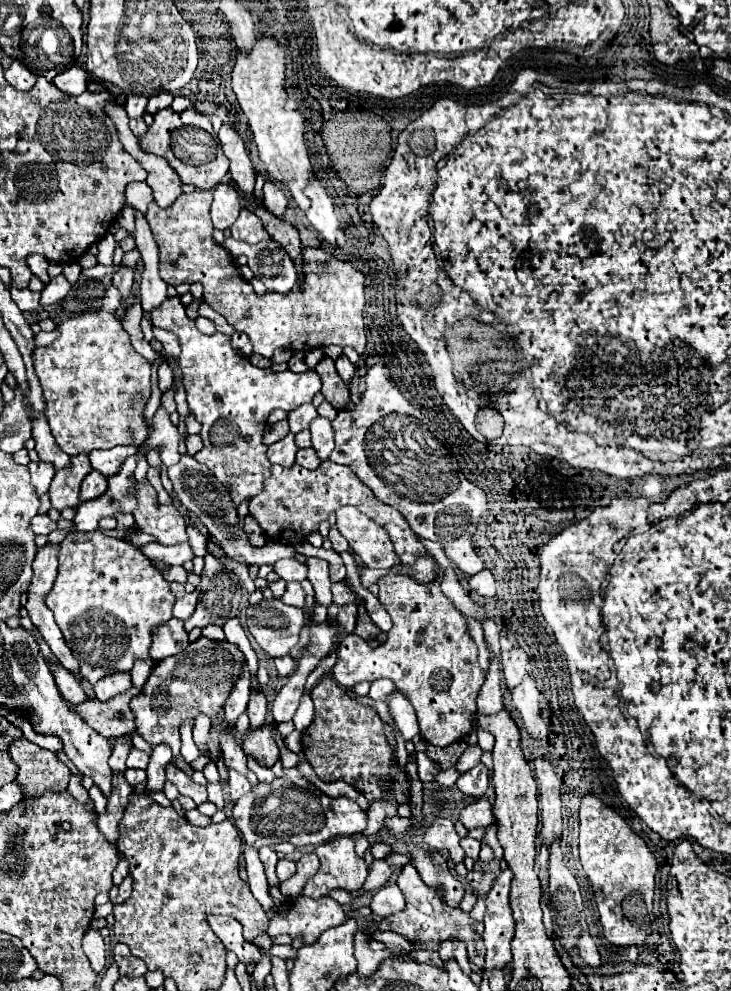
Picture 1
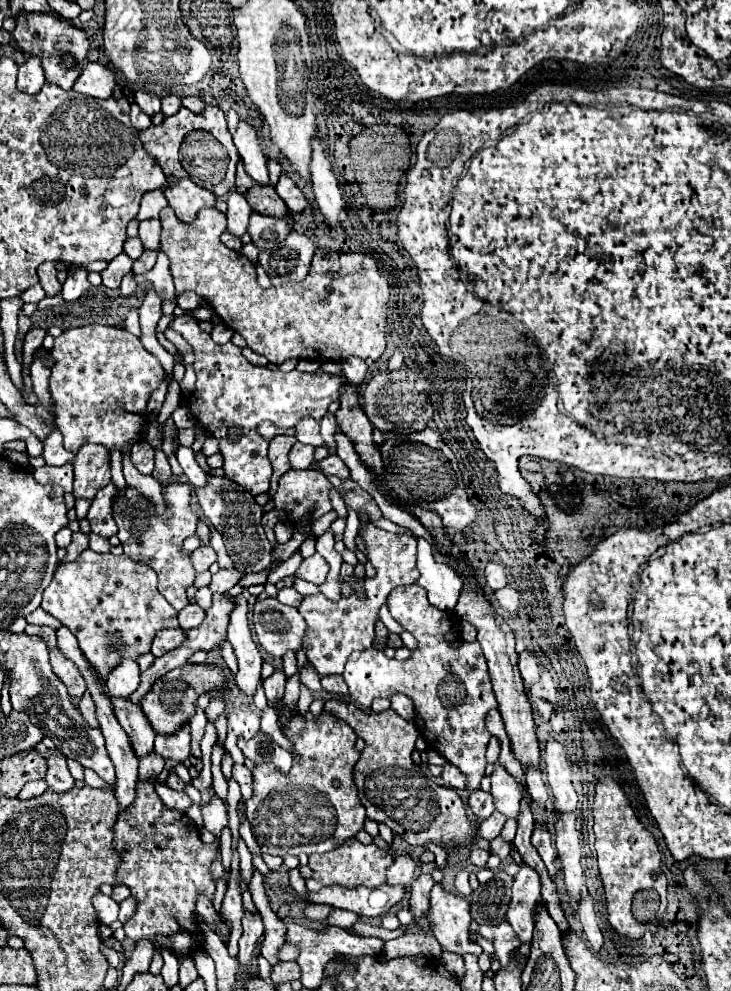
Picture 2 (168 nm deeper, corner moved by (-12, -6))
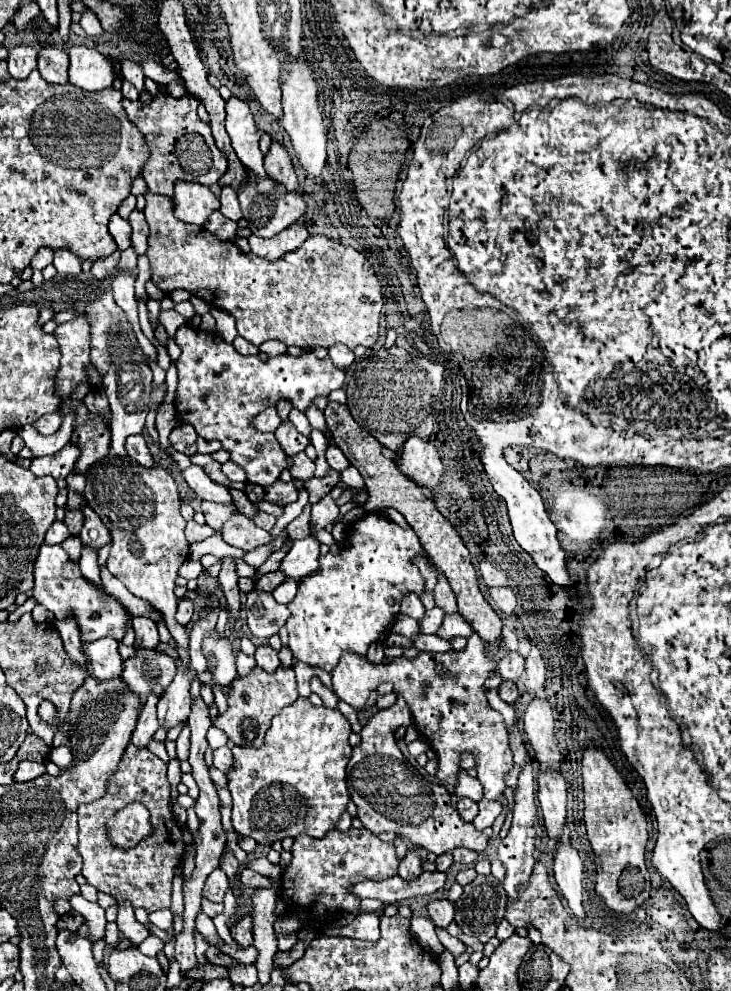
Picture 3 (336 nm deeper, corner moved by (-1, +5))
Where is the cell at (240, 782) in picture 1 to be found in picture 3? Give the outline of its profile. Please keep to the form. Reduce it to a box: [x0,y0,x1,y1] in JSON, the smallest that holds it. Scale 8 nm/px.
[213,747,233,773]

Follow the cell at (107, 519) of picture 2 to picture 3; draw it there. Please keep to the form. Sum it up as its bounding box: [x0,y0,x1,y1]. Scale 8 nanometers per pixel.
[79,505,111,551]

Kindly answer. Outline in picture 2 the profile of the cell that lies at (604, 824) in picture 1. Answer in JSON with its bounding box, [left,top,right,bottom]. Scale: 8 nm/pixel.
[594,778,666,940]

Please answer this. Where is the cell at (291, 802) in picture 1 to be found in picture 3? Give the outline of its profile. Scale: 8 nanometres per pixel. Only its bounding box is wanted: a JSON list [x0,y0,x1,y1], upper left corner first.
[227,697,351,845]

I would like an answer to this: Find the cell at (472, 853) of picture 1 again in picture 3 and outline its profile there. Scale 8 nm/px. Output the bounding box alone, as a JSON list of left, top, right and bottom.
[453,849,477,865]

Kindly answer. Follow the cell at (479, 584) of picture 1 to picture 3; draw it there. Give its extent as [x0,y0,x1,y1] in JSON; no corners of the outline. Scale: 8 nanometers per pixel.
[489,587,517,615]

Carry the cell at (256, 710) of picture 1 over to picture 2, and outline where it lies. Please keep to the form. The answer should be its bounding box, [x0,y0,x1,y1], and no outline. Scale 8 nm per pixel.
[262,670,286,708]

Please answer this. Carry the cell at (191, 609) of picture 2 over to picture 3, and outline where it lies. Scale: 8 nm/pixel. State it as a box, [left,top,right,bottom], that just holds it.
[177,599,195,625]

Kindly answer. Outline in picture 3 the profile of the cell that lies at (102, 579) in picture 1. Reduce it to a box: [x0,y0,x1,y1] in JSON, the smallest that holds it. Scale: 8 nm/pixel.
[33,543,131,643]

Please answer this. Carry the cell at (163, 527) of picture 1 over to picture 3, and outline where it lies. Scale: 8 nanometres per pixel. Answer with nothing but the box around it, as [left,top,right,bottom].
[85,291,153,457]

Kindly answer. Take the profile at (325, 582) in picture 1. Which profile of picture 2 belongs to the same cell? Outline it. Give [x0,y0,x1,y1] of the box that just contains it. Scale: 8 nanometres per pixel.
[296,554,328,584]

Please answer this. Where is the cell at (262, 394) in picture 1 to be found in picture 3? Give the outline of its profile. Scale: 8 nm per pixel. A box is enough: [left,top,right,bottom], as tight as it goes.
[175,325,345,487]

